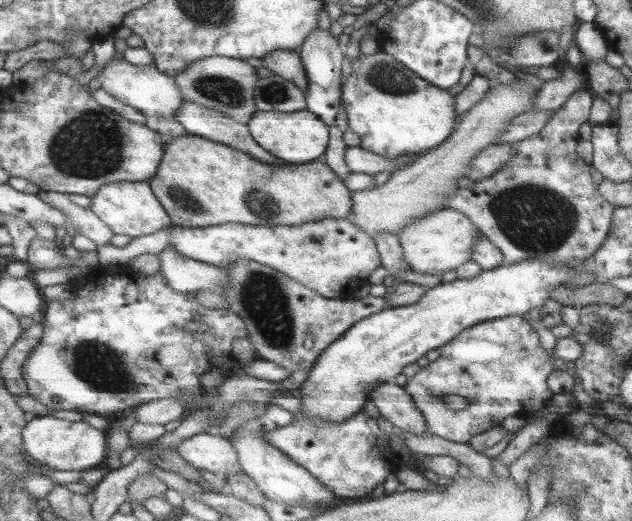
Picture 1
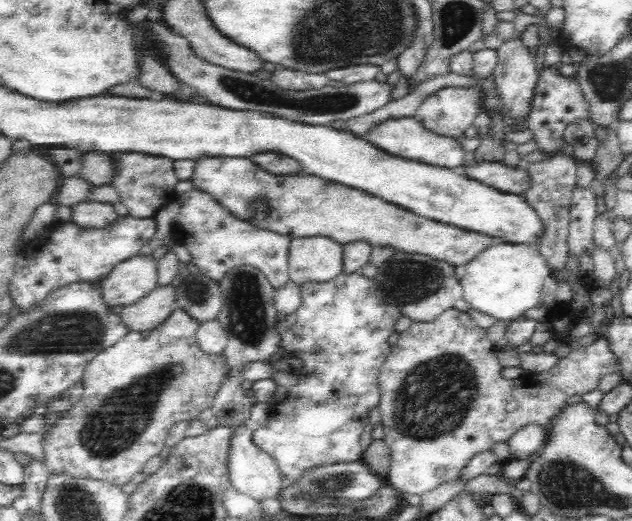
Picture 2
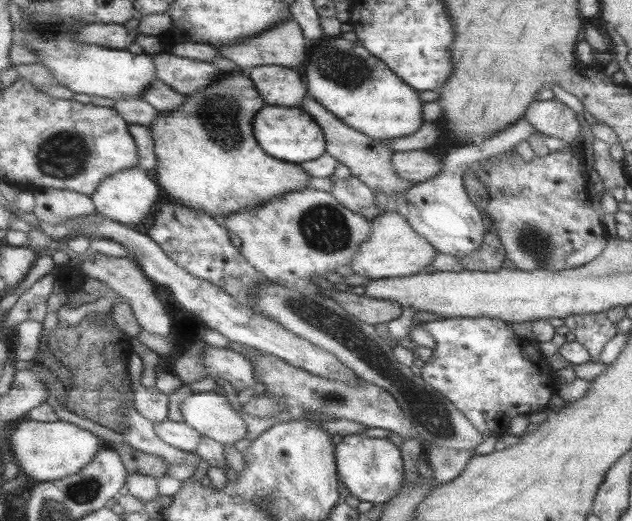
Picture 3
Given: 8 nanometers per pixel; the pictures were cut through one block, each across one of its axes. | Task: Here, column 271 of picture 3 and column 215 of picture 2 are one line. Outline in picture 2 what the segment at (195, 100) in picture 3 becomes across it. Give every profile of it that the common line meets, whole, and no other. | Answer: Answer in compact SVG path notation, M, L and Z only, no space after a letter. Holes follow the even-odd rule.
M202 156L194 158L194 172L190 176L193 186L208 193L222 207L234 216L247 220L258 228L289 236L291 239L309 236L327 236L340 244L365 240L372 246L391 246L396 251L425 254L436 260L443 260L453 267L468 264L484 248L492 246L492 237L472 231L465 231L452 224L430 220L415 212L378 198L357 188L348 188L344 184L326 180L303 170L294 174L272 174L260 165L252 162L248 156Z

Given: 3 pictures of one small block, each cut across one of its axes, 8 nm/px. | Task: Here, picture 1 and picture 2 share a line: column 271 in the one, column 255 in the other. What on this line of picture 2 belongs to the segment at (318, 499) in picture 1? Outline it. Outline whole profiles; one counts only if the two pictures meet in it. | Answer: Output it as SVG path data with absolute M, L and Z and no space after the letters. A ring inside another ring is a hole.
M266 403L253 404L251 415L244 425L237 425L232 428L232 436L230 436L230 446L228 446L228 469L231 488L242 494L254 498L256 501L267 497L277 497L281 489L284 488L282 480L285 478L279 472L275 460L267 452L258 448L253 441L253 434L257 428L260 428L268 416L272 406Z

